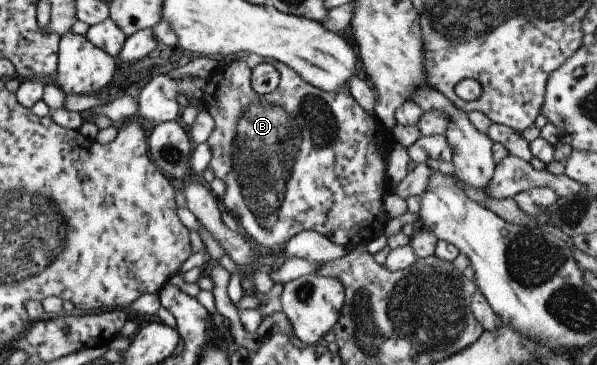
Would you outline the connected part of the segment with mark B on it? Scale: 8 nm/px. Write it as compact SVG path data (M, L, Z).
M257 54L238 58L206 80L202 99L215 121L215 129L206 142L212 151L208 167L225 183L222 209L239 219L250 239L261 250L269 248L270 253L274 245L287 243L301 231L316 231L348 251L383 235L388 220L383 203L389 189L390 127L382 127L375 115L369 115L353 98L349 86L339 93L321 91L276 60L271 65L279 71L277 89L268 94L257 93L251 87L251 73L254 67L270 60Z

